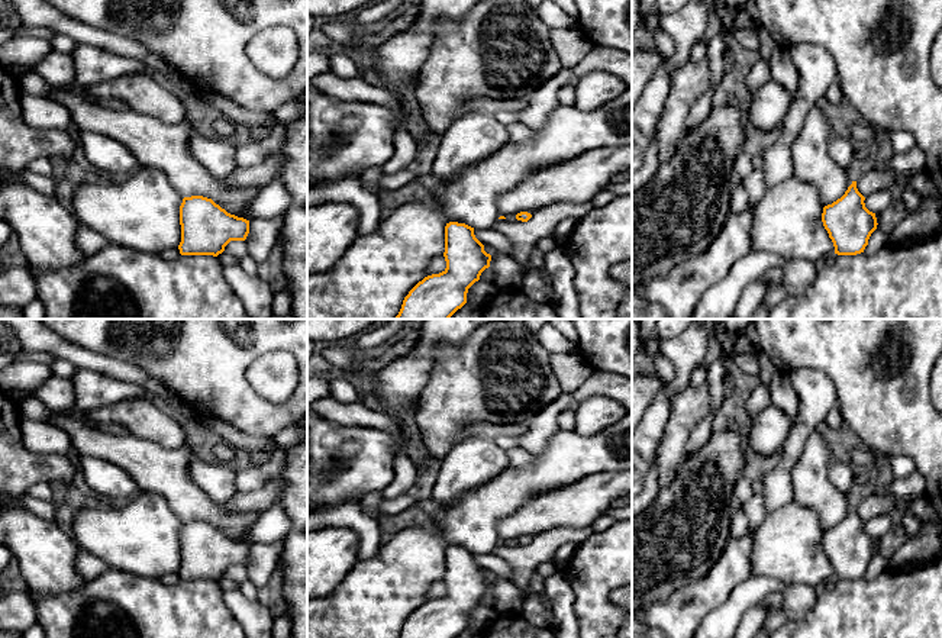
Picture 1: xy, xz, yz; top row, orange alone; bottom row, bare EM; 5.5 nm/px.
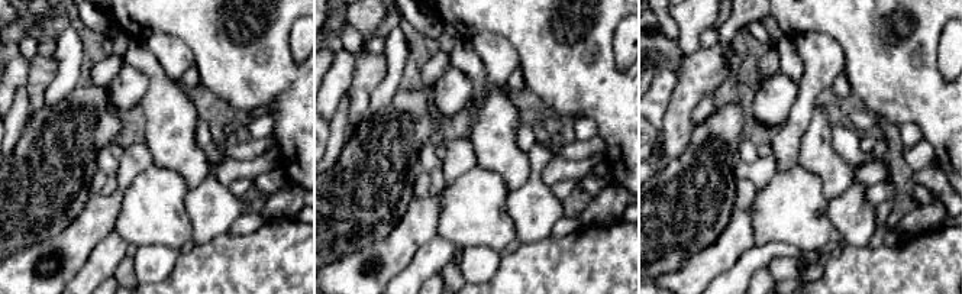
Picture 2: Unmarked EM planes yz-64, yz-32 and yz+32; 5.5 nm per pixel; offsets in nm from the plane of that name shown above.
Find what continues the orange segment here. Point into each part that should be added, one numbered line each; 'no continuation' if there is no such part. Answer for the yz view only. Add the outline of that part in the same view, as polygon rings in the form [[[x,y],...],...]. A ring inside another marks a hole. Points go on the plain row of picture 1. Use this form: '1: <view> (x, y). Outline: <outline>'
1: yz (858, 490). Outline: [[[872,473],[870,480],[867,483],[856,483],[854,481],[851,486],[848,497],[848,510],[851,510],[854,506],[858,506],[862,499],[868,497],[870,494],[875,493],[877,481],[875,474]]]

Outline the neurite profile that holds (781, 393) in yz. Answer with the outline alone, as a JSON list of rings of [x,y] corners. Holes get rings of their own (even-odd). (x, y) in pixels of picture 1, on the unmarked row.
[[[777,371],[770,381],[771,403],[785,412],[791,420],[799,415],[799,402],[787,371]]]

